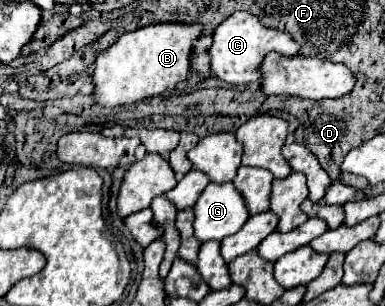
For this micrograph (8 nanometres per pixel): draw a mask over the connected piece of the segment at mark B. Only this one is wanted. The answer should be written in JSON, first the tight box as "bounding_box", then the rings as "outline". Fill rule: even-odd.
{"bounding_box":[91,24,201,108],"outline":[[[151,24],[119,36],[95,60],[95,70],[91,74],[95,104],[101,108],[115,108],[169,94],[177,82],[187,78],[189,54],[199,34],[201,26],[193,24]]]}

